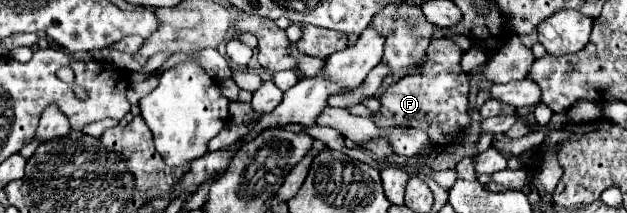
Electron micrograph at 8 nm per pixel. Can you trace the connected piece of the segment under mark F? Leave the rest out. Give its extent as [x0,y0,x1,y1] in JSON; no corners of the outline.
[374,38,468,146]

